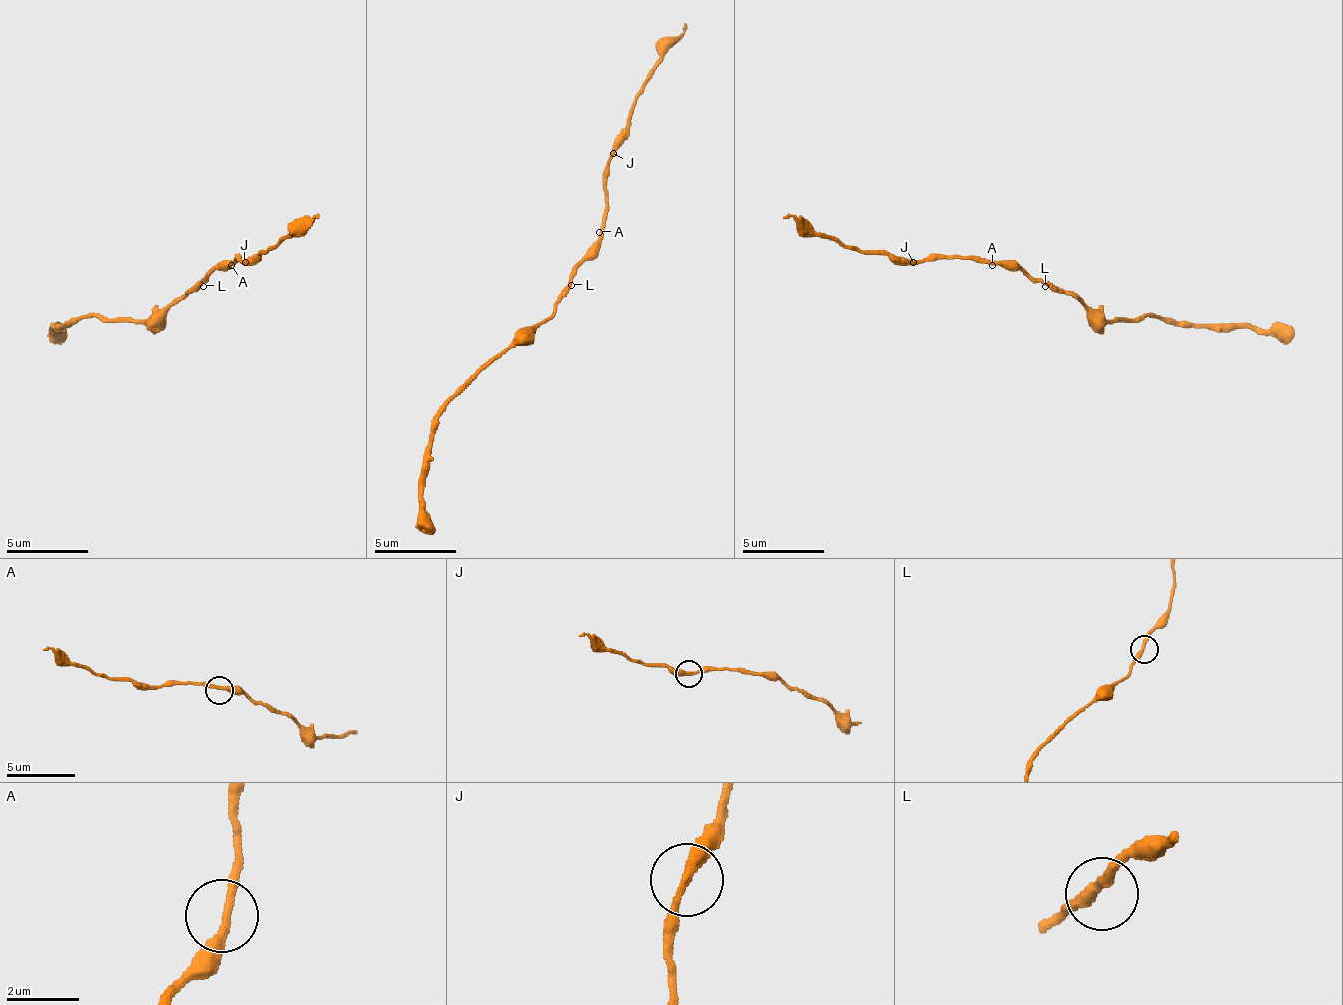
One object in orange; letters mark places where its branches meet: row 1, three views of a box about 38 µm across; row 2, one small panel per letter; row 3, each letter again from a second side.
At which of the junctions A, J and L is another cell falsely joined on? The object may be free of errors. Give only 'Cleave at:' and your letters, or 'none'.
Cleave at: none

